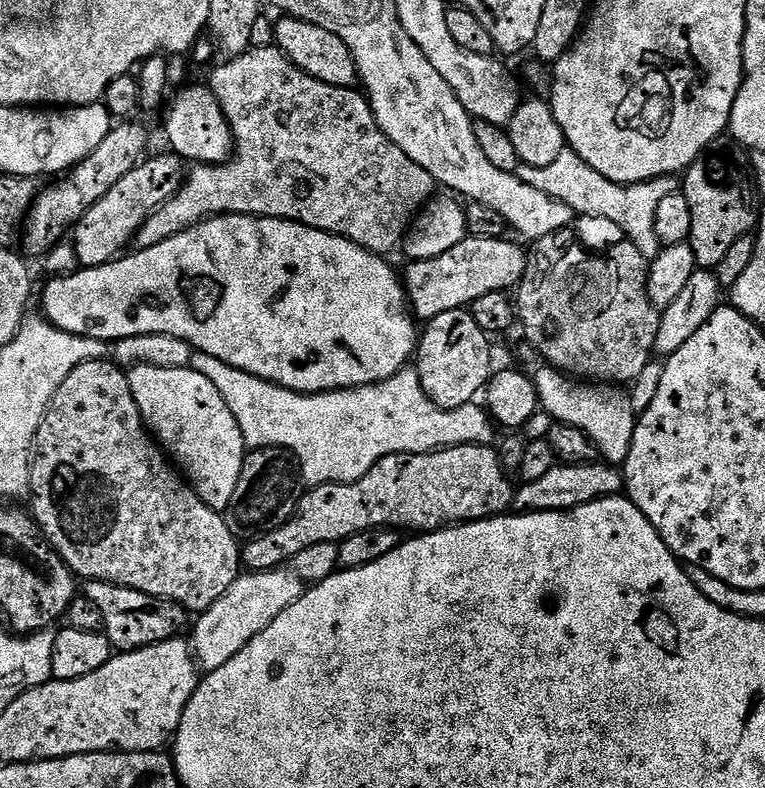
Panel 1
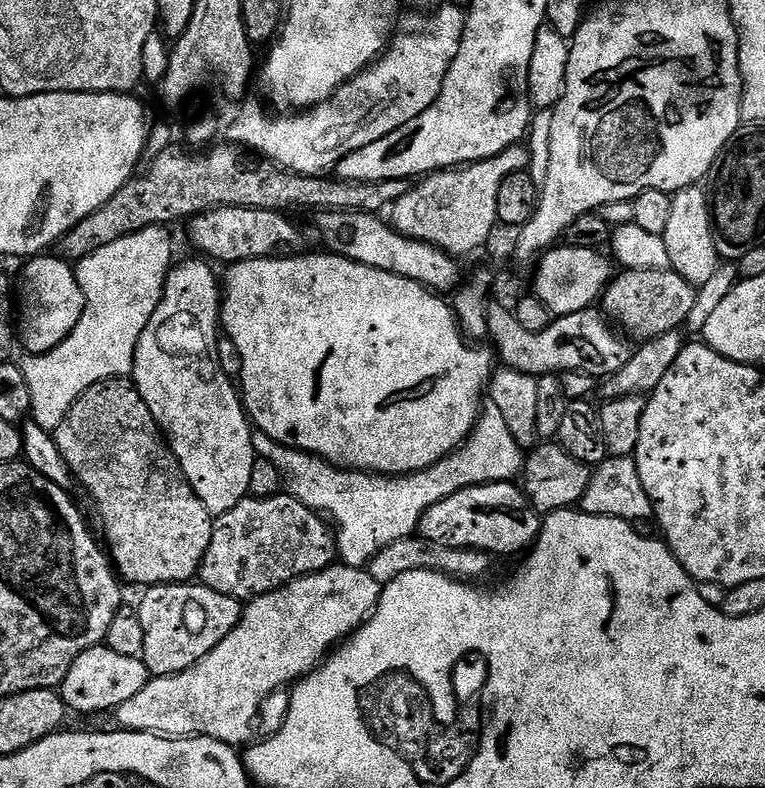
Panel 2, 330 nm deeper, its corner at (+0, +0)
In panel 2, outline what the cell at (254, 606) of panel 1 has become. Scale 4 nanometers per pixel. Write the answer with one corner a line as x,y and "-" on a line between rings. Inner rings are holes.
333,562
329,568
309,576
300,576
270,594
262,594
247,601
240,613
240,621
232,627
230,634
226,634
226,638
222,638
222,642
218,642
218,646
214,646
214,650
210,650
210,654
206,654
206,658
185,672
149,679
148,685
134,698
130,698
130,702
122,702
122,706
114,712
114,717
120,723
117,725
129,732
152,732
156,736
169,738
209,736
223,744
247,745
248,731
251,730
264,699
274,695
279,688
287,689
295,685
297,680
307,676
312,669
320,667
337,645
357,632
368,617
375,613
381,591
382,586
374,582
367,570
350,574
346,565

